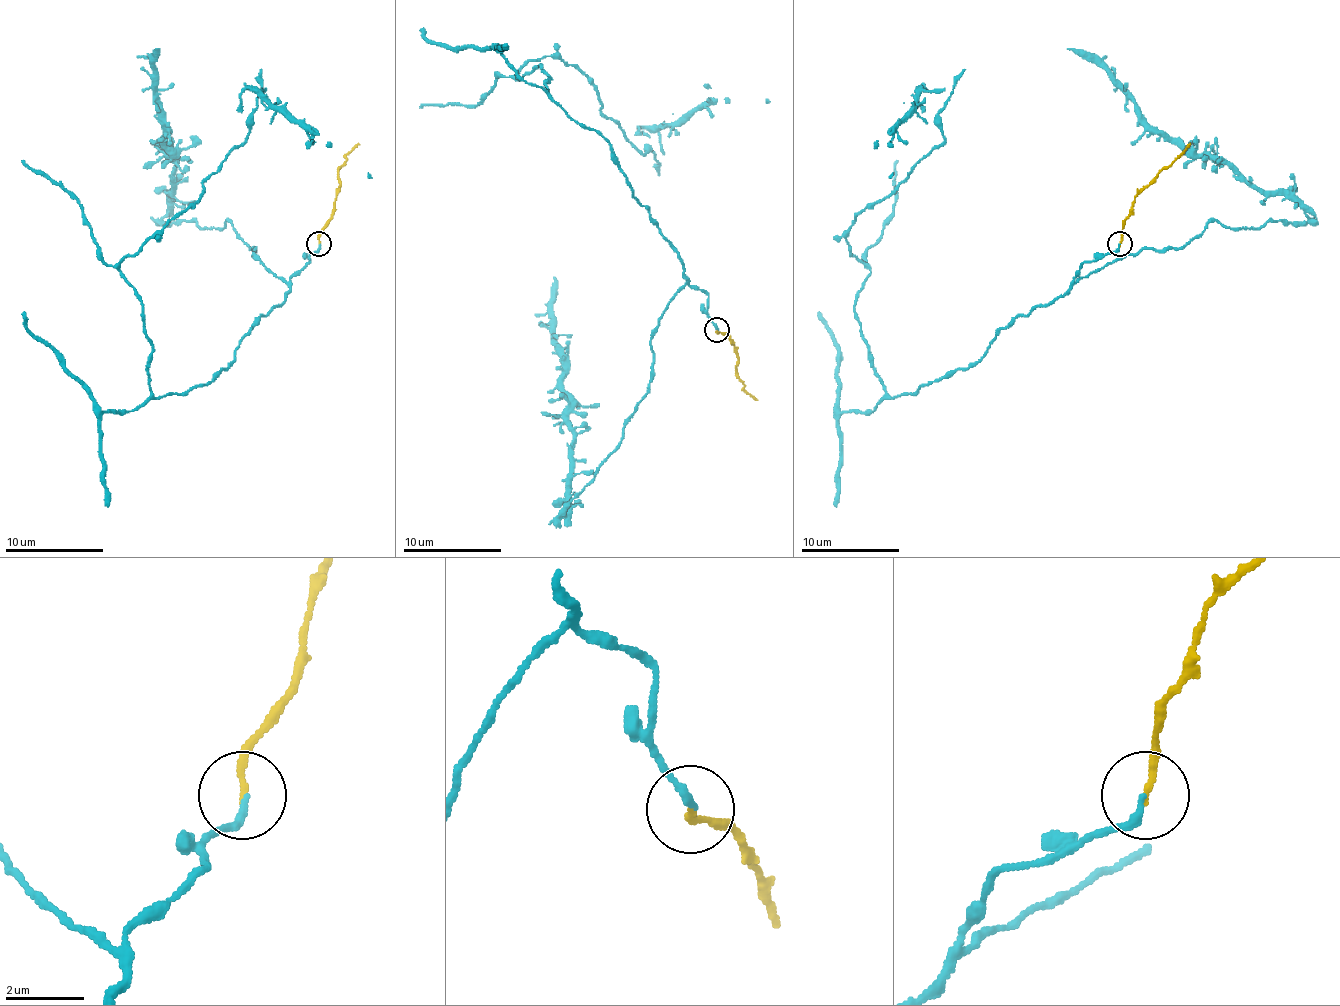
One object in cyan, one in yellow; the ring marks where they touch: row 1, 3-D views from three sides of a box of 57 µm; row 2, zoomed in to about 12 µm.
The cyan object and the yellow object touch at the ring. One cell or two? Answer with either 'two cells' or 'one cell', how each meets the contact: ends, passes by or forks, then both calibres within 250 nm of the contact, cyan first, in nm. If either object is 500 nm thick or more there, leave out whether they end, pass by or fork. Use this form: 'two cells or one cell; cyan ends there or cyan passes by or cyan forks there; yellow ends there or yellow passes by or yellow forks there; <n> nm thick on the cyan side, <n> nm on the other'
one cell; cyan ends there; yellow ends there; 180 nm thick on the cyan side, 170 nm on the other

